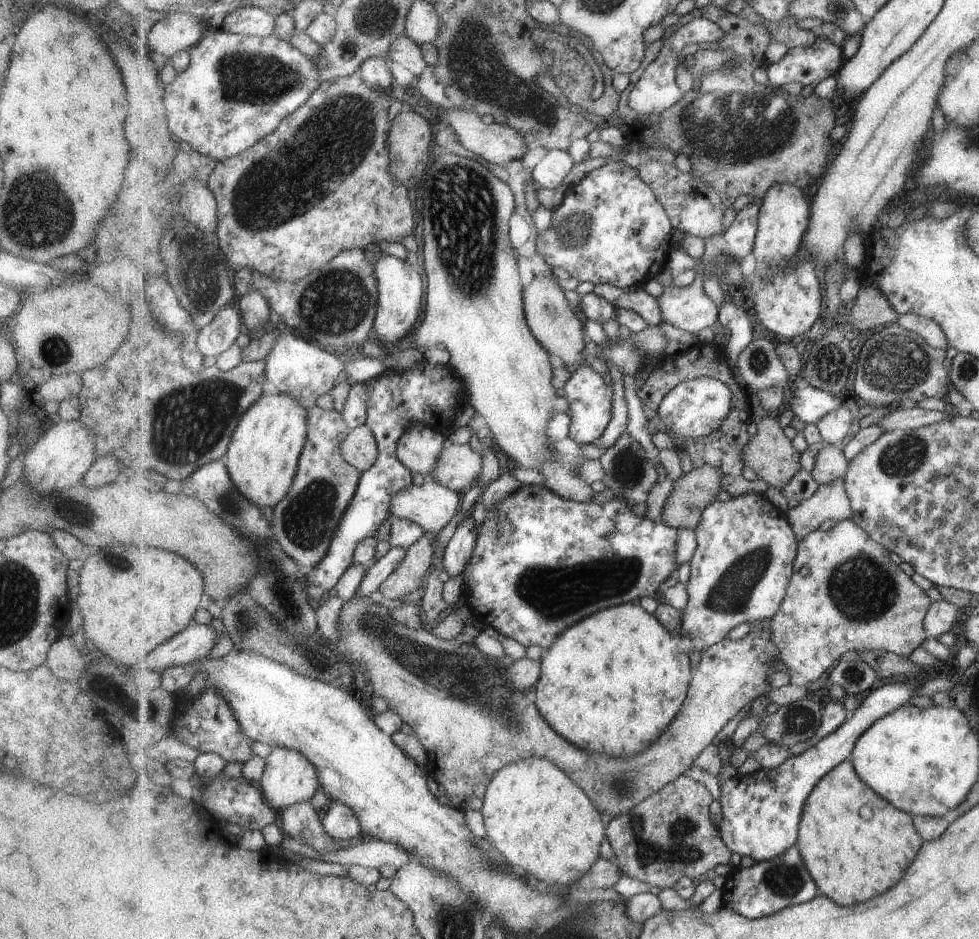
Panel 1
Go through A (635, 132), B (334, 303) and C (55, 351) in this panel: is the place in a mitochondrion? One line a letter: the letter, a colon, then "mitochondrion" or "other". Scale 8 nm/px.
A: other
B: mitochondrion
C: mitochondrion

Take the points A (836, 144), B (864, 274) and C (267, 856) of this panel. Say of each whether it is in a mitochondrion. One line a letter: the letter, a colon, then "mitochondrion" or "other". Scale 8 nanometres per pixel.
A: other
B: other
C: other

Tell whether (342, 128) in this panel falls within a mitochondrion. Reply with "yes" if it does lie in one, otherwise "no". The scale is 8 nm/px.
yes

